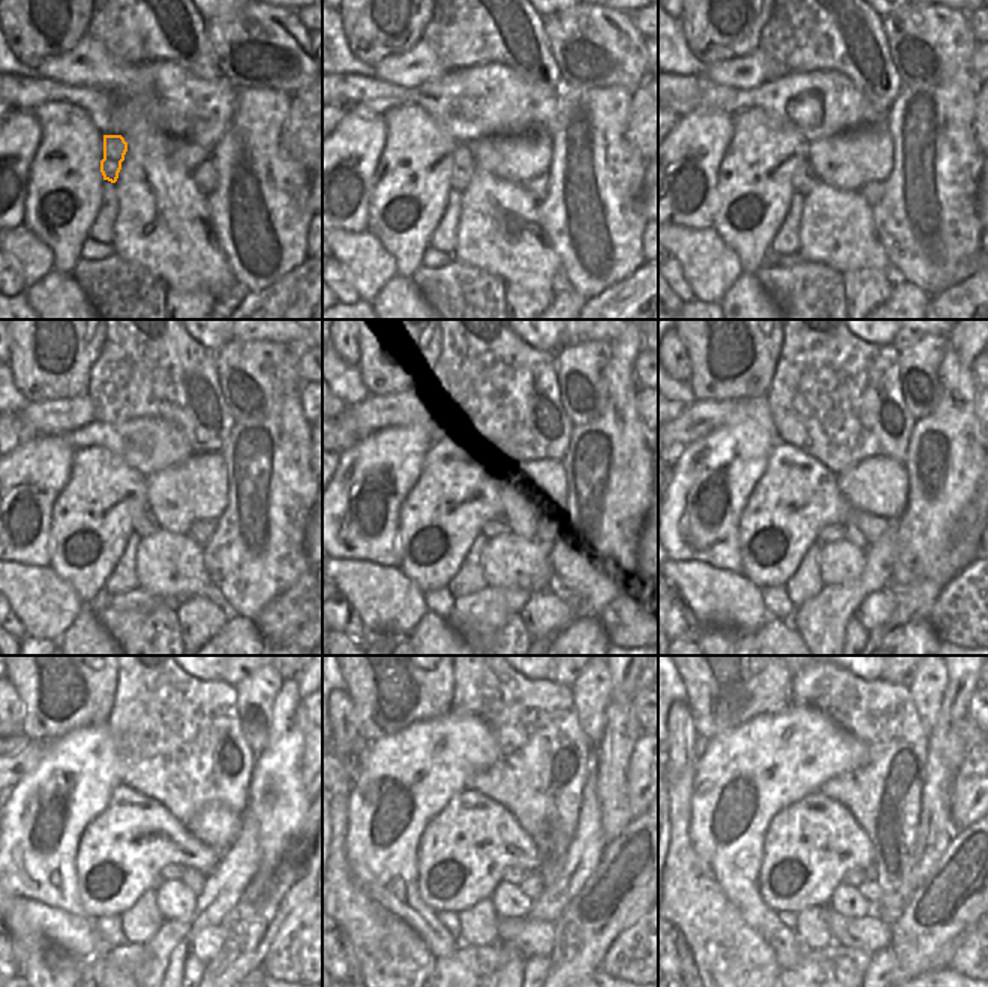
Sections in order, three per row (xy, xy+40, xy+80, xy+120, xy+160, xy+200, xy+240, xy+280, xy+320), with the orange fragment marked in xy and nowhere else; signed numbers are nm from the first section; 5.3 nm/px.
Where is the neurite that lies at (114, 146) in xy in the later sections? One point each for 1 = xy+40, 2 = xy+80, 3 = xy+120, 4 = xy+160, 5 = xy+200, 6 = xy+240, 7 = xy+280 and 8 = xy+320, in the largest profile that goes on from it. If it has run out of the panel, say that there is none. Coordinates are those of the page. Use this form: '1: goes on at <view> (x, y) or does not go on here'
1: goes on at xy+40 (464, 168)
2: goes on at xy+80 (804, 177)
3: goes on at xy+120 (144, 525)
4: goes on at xy+160 (494, 527)
5: goes on at xy+200 (835, 531)
6: goes on at xy+240 (171, 870)
7: goes on at xy+280 (516, 875)
8: goes on at xy+320 (855, 876)

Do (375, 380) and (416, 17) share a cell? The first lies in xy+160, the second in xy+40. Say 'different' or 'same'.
same

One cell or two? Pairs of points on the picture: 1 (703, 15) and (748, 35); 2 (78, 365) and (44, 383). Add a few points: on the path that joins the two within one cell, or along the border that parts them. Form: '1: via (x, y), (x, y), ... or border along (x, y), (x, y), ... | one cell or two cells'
1: via (714, 27), (721, 36), (736, 36) | one cell
2: via (69, 372), (53, 375) | one cell

